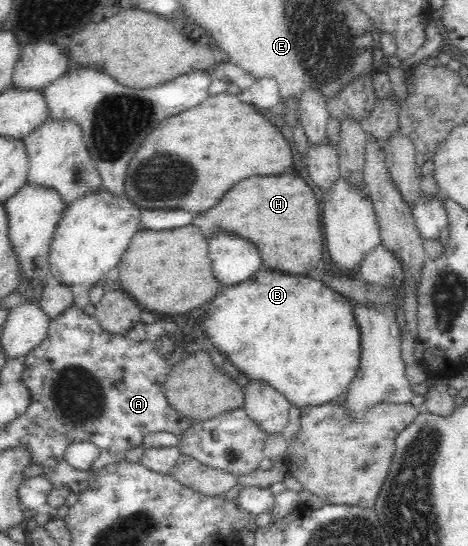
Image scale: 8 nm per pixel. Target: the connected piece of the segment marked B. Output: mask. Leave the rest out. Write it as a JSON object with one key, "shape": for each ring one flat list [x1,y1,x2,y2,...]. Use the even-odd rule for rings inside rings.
{"shape":[[262,266,251,278,223,286,209,301,203,322,207,338,201,347,215,345,239,372,250,380,271,384,289,404,319,406,343,397,360,368,361,332,351,302,315,275,289,274]]}

